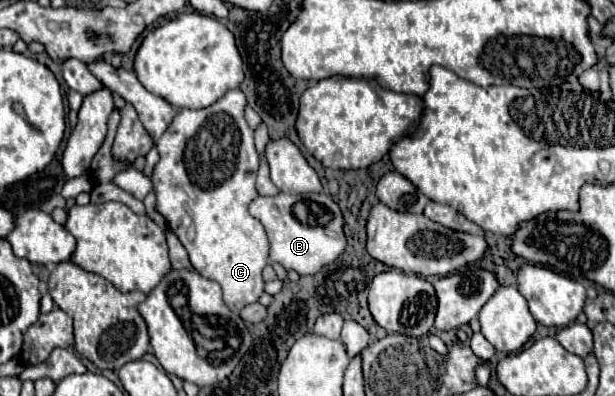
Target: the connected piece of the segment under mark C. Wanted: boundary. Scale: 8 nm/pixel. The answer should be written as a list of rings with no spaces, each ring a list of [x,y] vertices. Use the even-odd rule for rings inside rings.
[[[230,90],[208,108],[180,110],[164,136],[156,142],[160,160],[152,174],[152,184],[156,190],[156,210],[164,216],[168,228],[188,250],[194,270],[210,280],[216,280],[222,286],[224,304],[232,312],[240,312],[244,306],[258,302],[264,292],[262,270],[268,262],[266,232],[262,224],[248,212],[248,204],[258,196],[258,152],[254,148],[254,132],[244,118],[246,104],[248,100],[242,90]]]

